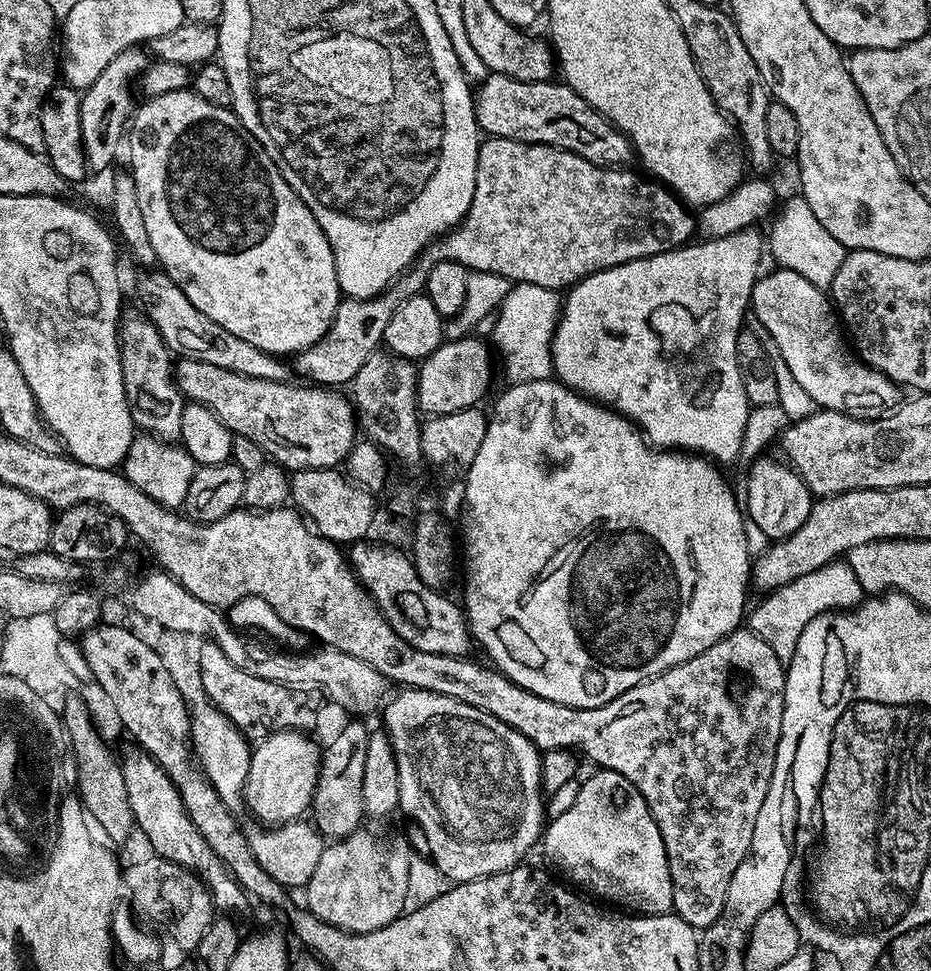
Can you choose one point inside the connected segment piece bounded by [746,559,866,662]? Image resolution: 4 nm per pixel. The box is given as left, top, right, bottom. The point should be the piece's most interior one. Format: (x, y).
(779, 620)

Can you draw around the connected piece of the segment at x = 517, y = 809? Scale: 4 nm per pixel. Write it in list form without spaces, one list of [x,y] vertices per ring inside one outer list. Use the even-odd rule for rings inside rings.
[[[417,688],[397,692],[400,693],[383,705],[383,731],[388,733],[394,751],[399,750],[400,756],[420,765],[421,779],[428,783],[436,812],[445,825],[460,828],[456,836],[464,840],[464,852],[440,852],[444,860],[440,860],[438,870],[451,882],[461,884],[517,867],[535,844],[537,847],[546,827],[546,800],[540,782],[541,749],[518,734],[518,730],[506,726],[506,722],[466,706],[466,702]]]

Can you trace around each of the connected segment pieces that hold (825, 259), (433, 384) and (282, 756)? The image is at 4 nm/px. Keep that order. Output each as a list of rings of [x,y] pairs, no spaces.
[[[796,198],[792,208],[783,208],[775,215],[776,220],[776,264],[786,270],[794,270],[794,274],[802,274],[806,282],[814,282],[814,286],[828,290],[832,287],[834,274],[838,274],[838,266],[842,266],[846,249],[840,245],[838,238],[826,230],[826,226],[816,223],[814,210],[803,198]]]
[[[469,334],[469,335],[460,337],[460,339],[458,340],[445,339],[444,343],[438,346],[438,350],[434,350],[426,357],[426,359],[419,361],[418,371],[416,374],[416,402],[421,413],[423,413],[425,417],[441,416],[442,414],[454,414],[458,410],[466,410],[467,408],[475,408],[477,407],[477,405],[481,403],[479,400],[482,399],[483,396],[487,394],[488,387],[490,387],[492,384],[492,356],[494,360],[494,352],[493,352],[493,349],[489,347],[487,343],[485,343],[486,345],[484,345],[482,341],[475,340],[474,337],[475,335]]]
[[[295,730],[291,732],[275,732],[273,736],[267,736],[259,741],[252,748],[252,762],[250,764],[250,774],[248,775],[246,786],[244,787],[243,801],[250,811],[257,816],[259,823],[264,826],[279,826],[281,824],[291,824],[299,821],[300,816],[309,811],[312,807],[312,799],[316,793],[316,783],[320,773],[320,758],[322,755],[321,745],[316,745],[312,741],[311,735]]]

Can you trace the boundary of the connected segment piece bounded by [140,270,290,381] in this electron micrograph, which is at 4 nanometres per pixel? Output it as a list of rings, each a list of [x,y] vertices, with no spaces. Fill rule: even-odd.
[[[163,270],[152,271],[156,272],[152,272],[149,276],[144,276],[140,280],[140,296],[144,299],[145,306],[148,307],[146,309],[148,319],[152,321],[152,325],[158,330],[158,334],[162,334],[169,352],[180,358],[210,362],[210,366],[222,366],[222,370],[234,370],[234,374],[242,374],[250,378],[283,381],[289,379],[289,365],[287,368],[284,365],[287,363],[281,357],[271,356],[268,352],[258,350],[258,346],[254,346],[251,342],[242,342],[242,338],[230,334],[230,330],[225,330],[223,326],[218,326],[218,322],[214,322],[214,318],[206,318],[206,314],[202,314],[202,310],[198,310],[198,306],[194,306],[190,302],[190,298],[186,298],[186,294],[182,294],[180,287]]]

